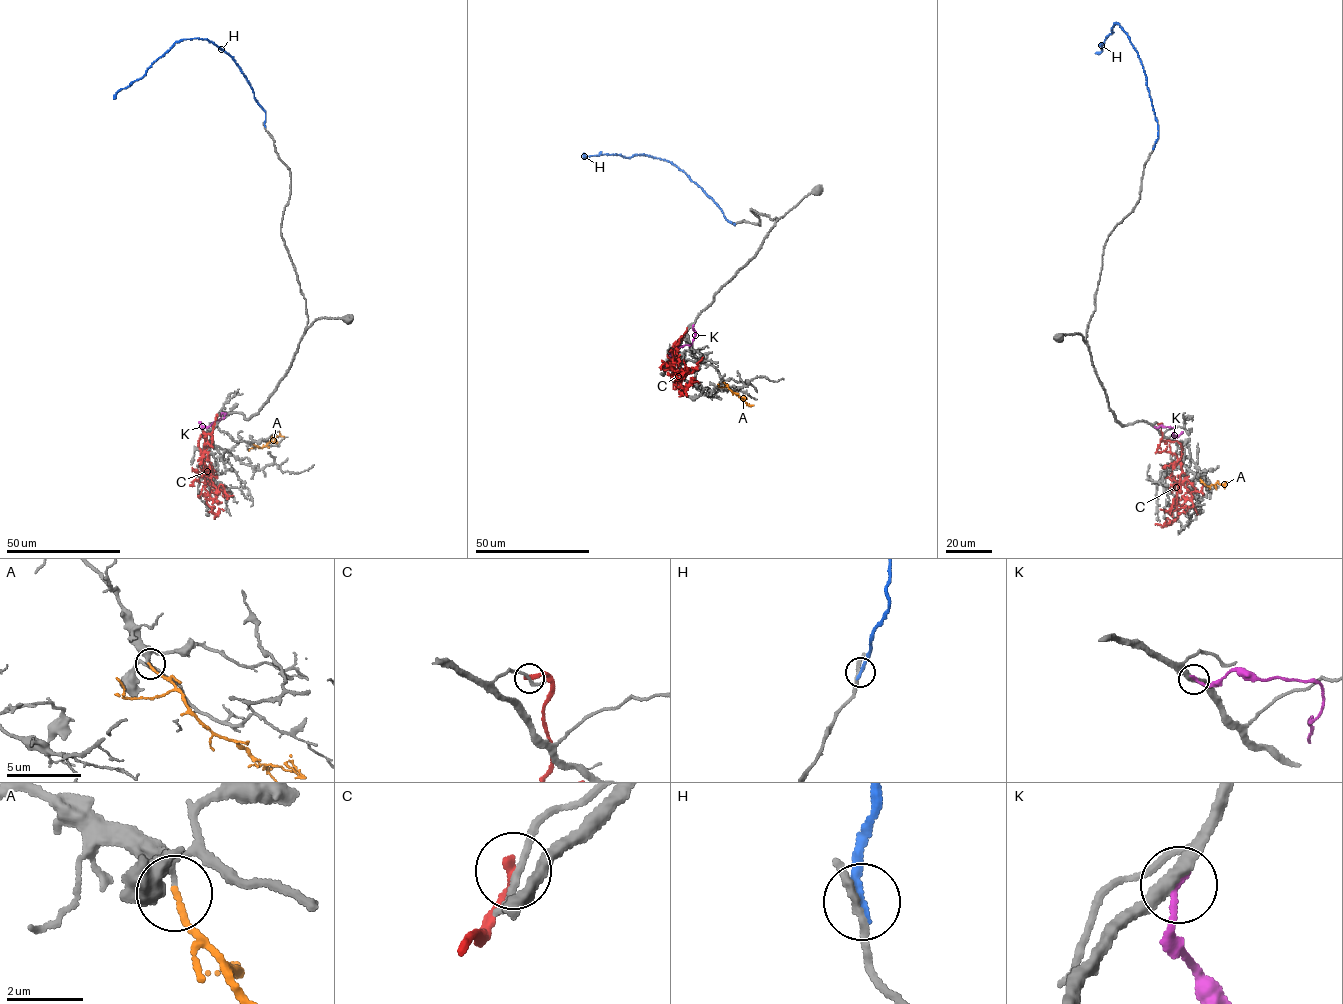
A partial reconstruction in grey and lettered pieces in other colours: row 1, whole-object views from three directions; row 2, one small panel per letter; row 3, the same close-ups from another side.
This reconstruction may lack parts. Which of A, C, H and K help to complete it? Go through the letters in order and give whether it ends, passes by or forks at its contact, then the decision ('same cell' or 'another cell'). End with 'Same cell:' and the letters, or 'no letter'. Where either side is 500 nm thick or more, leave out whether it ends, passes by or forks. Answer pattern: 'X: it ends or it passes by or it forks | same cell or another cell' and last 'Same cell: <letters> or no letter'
A: it ends | same cell
C: it ends | another cell
H: it ends | another cell
K: it ends | another cell
Same cell: A

